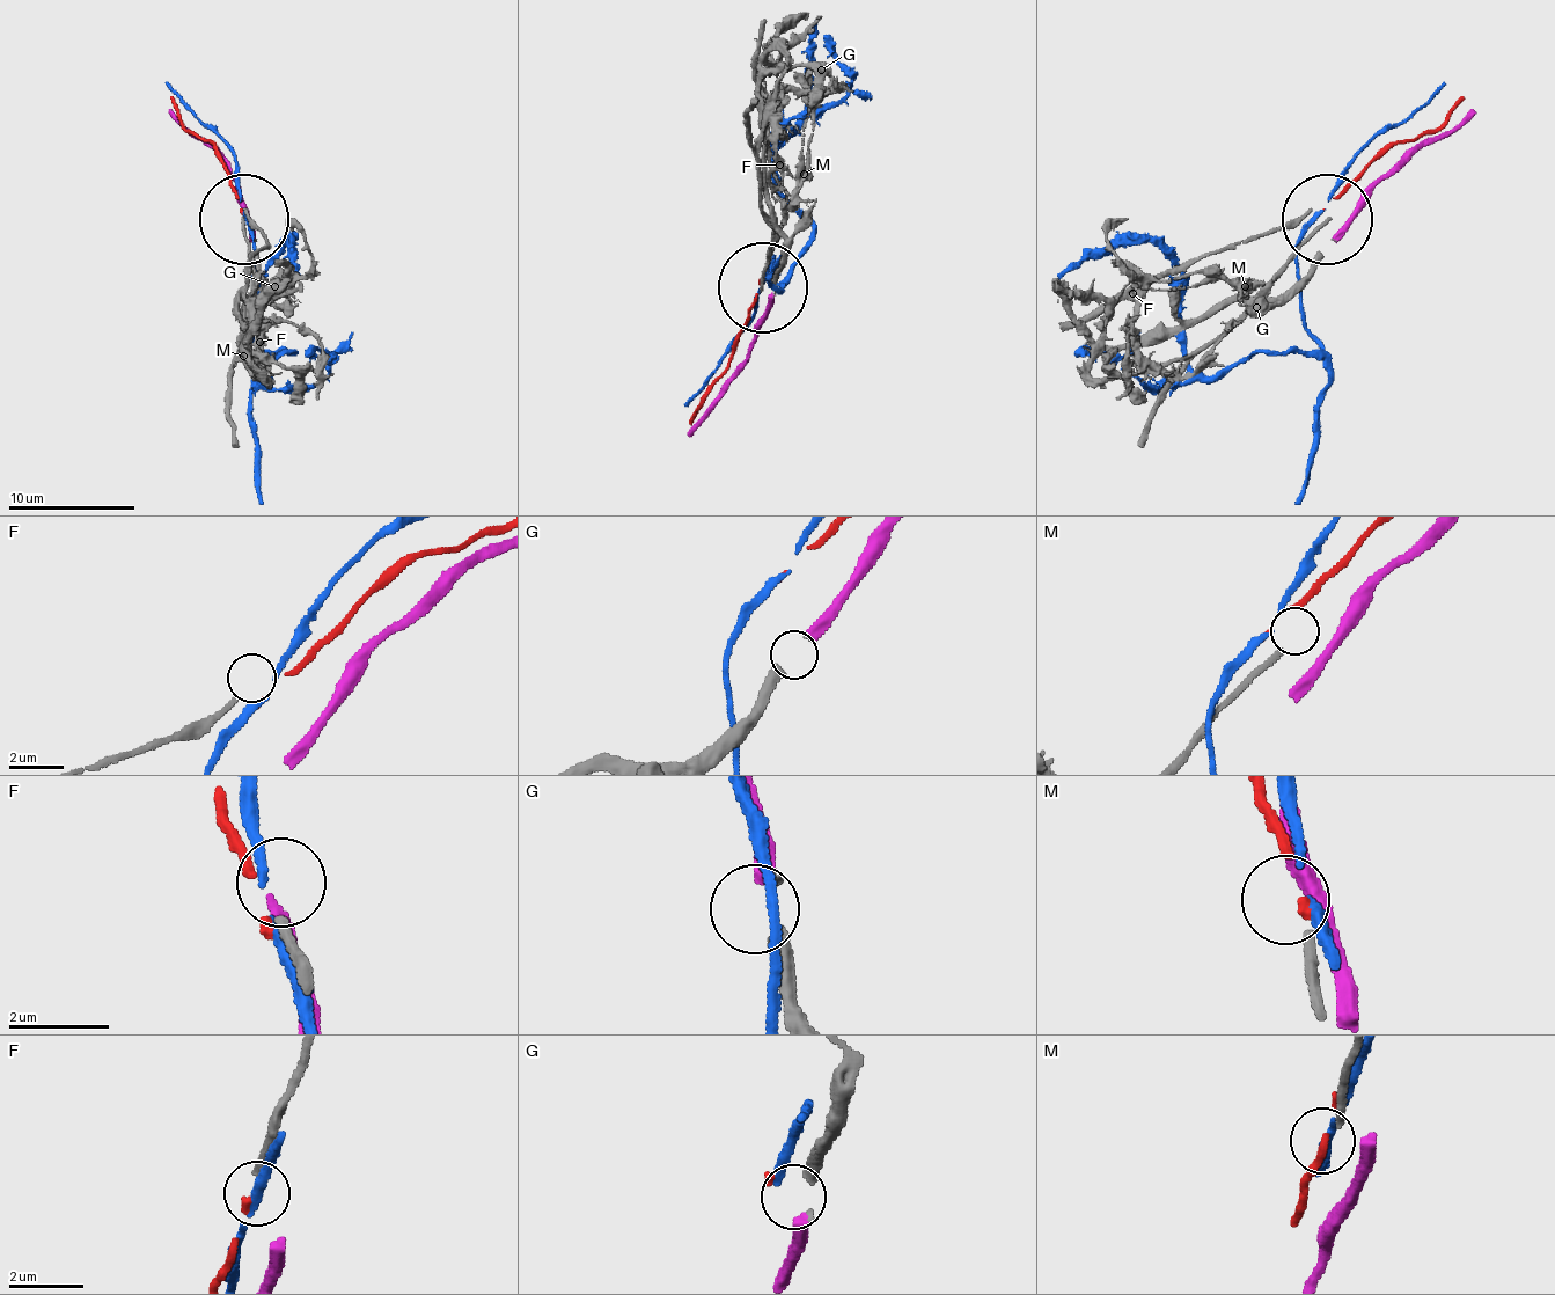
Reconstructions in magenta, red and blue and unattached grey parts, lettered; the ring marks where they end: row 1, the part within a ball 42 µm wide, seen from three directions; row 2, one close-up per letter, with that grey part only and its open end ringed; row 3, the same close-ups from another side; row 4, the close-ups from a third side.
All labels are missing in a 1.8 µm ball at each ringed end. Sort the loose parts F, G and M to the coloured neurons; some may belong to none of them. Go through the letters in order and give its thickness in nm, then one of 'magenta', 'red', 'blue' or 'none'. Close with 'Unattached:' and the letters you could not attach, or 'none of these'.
F: 200 nm thick; none
G: 280 nm thick; magenta
M: 200 nm thick; none
Unattached: F, M

